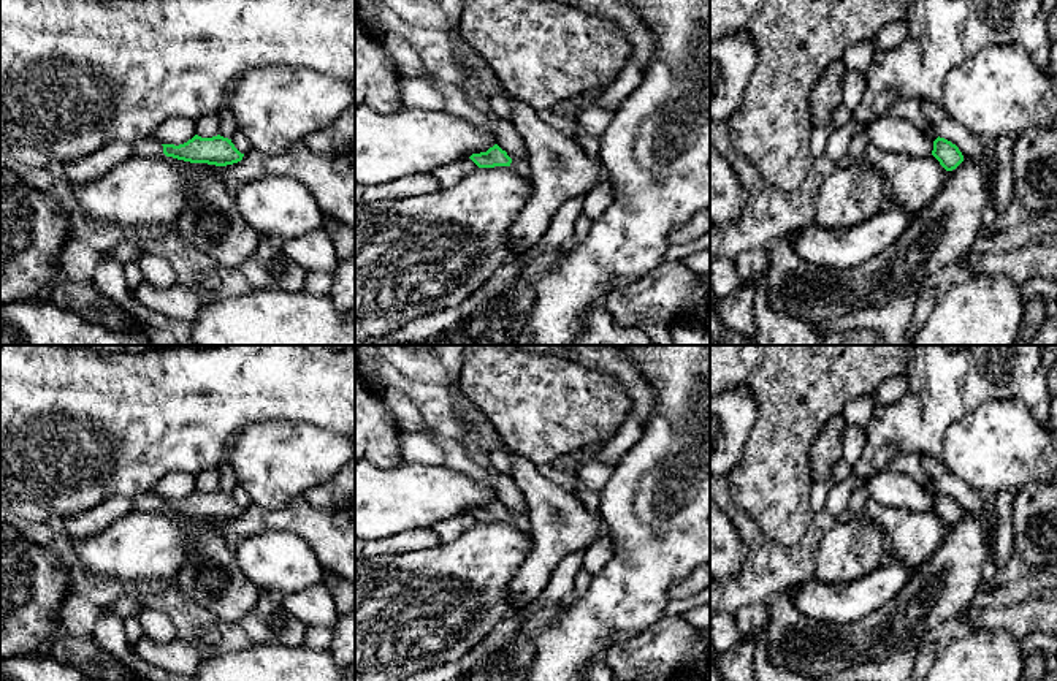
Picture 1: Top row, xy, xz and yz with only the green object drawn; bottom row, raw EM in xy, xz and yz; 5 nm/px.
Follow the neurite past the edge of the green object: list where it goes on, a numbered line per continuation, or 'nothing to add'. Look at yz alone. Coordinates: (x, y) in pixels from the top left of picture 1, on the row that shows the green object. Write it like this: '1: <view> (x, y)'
nothing to add

